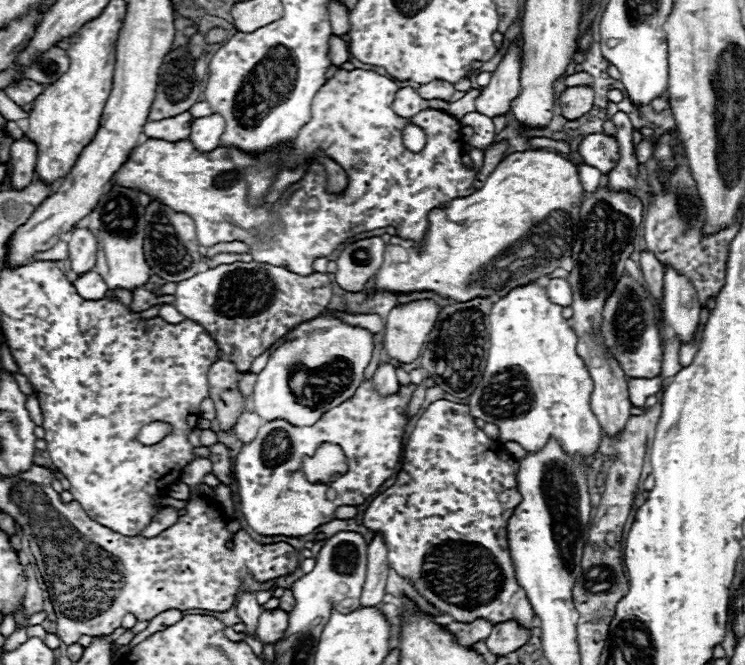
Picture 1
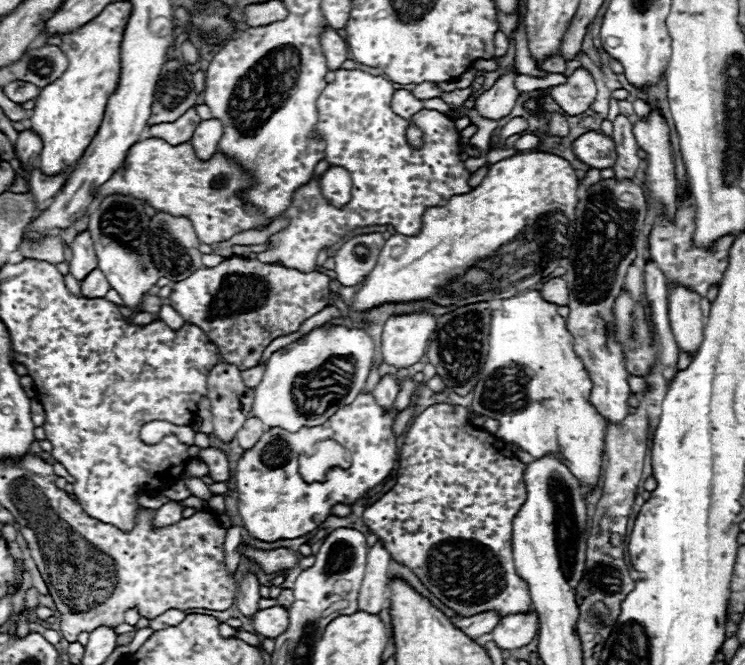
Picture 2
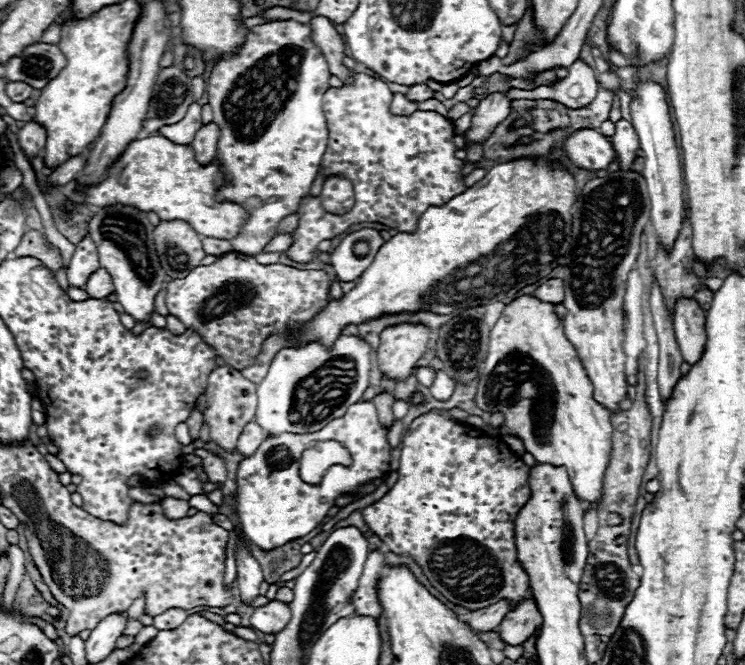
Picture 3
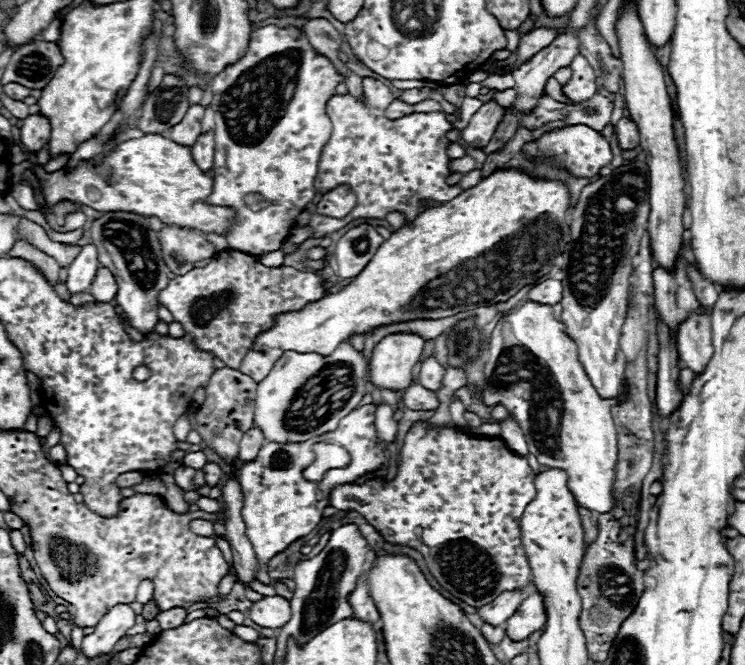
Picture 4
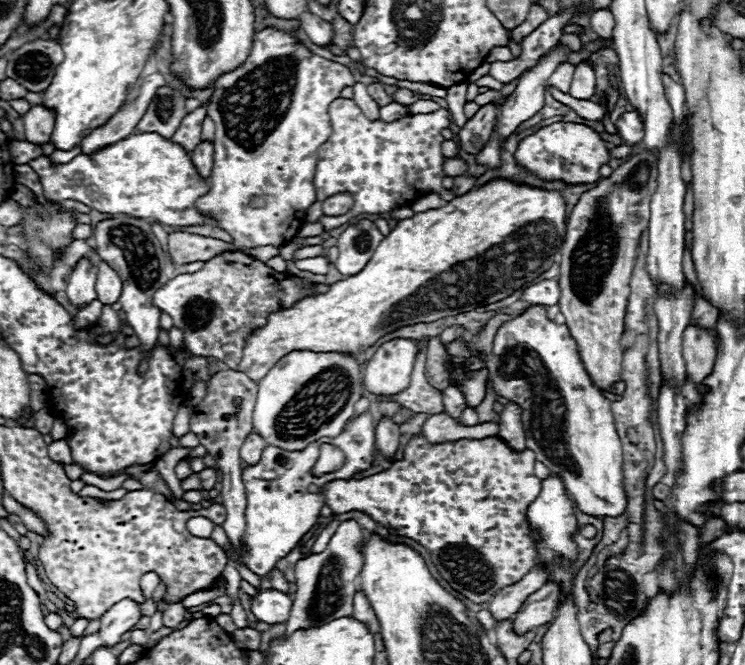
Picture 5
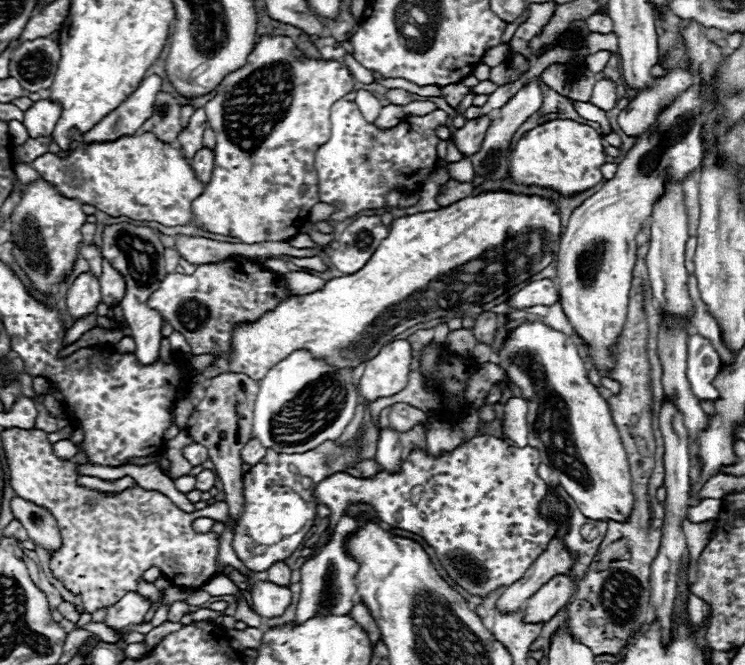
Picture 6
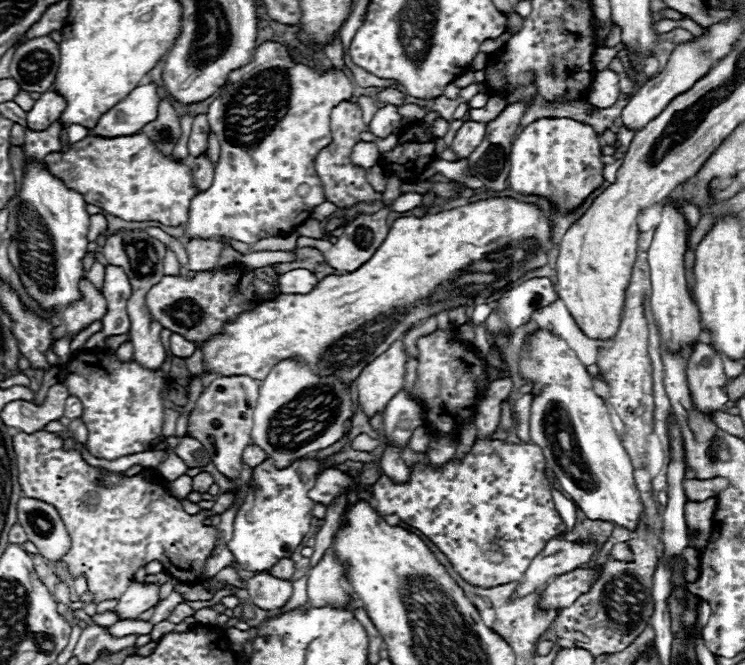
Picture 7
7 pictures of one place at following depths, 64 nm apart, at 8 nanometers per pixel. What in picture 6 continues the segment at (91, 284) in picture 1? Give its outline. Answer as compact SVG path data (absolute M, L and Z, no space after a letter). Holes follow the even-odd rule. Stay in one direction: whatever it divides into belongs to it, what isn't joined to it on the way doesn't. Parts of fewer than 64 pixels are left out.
M102 260L102 276L100 276L102 302L108 306L116 306L116 302L122 300L124 290L126 290L124 278L106 260Z

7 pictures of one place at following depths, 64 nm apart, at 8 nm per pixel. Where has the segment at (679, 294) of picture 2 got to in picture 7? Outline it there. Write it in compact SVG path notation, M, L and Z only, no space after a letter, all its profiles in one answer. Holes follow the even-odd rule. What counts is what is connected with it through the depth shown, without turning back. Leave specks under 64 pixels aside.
M696 342L688 366L686 366L688 386L692 390L692 400L704 414L710 414L712 410L722 410L724 402L728 400L722 392L722 384L726 380L722 358L716 350L712 350L710 344Z

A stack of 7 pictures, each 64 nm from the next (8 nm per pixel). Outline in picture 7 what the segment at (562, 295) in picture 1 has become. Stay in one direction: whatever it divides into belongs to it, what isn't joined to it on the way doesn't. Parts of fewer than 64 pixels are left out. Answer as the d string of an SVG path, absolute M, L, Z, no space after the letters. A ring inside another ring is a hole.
M548 278L526 280L524 284L516 286L500 298L500 312L494 312L490 316L490 322L494 324L490 328L500 330L504 324L508 328L516 328L528 322L528 314L532 314L536 308L548 306L556 300L558 294Z

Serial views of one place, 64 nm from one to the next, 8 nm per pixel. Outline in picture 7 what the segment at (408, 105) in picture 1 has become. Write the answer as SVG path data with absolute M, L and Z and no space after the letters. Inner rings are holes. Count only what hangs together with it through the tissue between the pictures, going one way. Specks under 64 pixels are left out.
M386 104L384 108L380 108L376 112L376 116L372 118L372 122L368 126L370 126L370 132L374 132L378 138L386 138L400 126L400 120L402 120L402 116L398 114L398 108L392 104Z

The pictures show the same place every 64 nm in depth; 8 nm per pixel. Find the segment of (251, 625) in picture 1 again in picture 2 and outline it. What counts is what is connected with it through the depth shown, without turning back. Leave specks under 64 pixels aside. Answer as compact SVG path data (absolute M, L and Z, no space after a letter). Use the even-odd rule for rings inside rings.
M254 574L250 576L244 576L240 580L240 586L238 586L238 594L236 594L236 606L238 610L246 616L246 618L254 618L254 614L260 610L258 608L258 600L260 600L260 594L258 594L258 580Z

